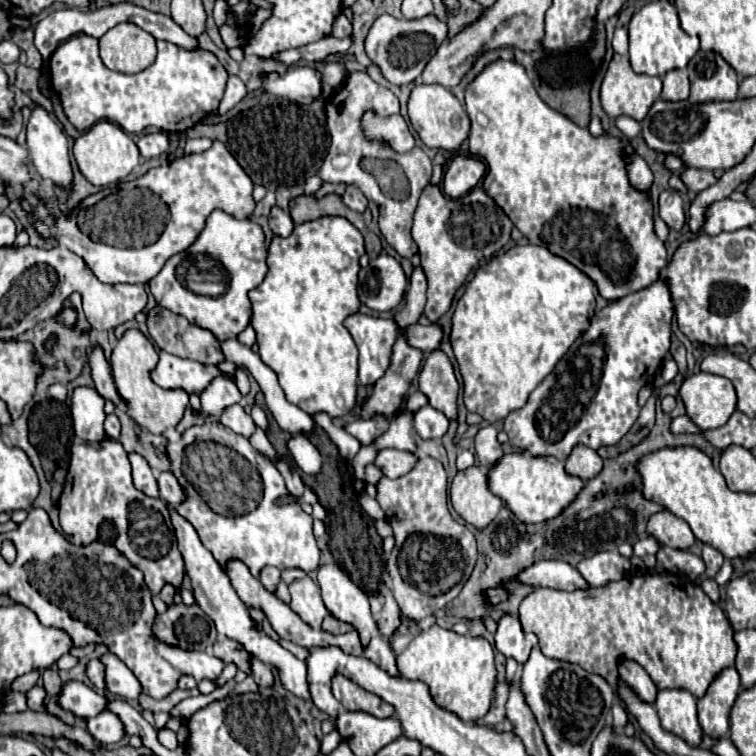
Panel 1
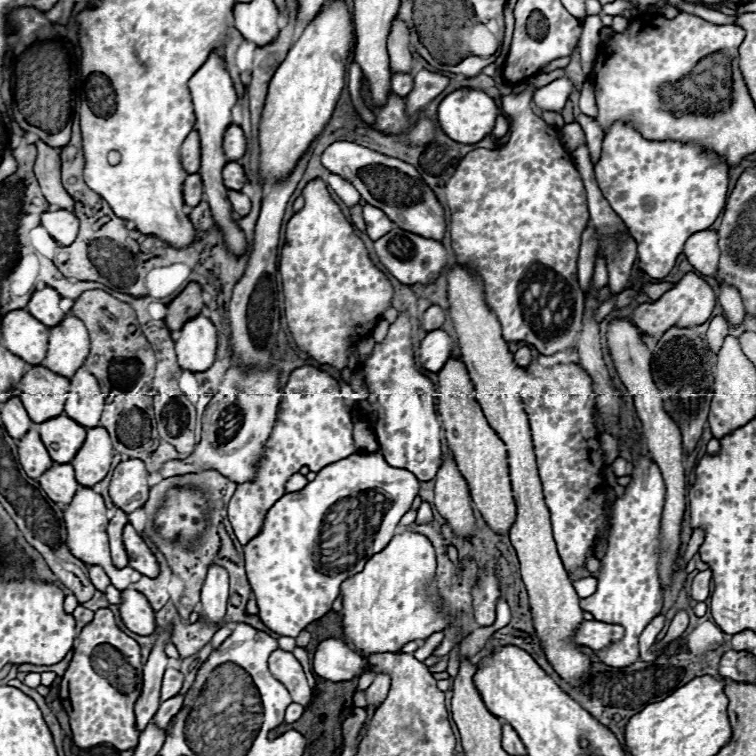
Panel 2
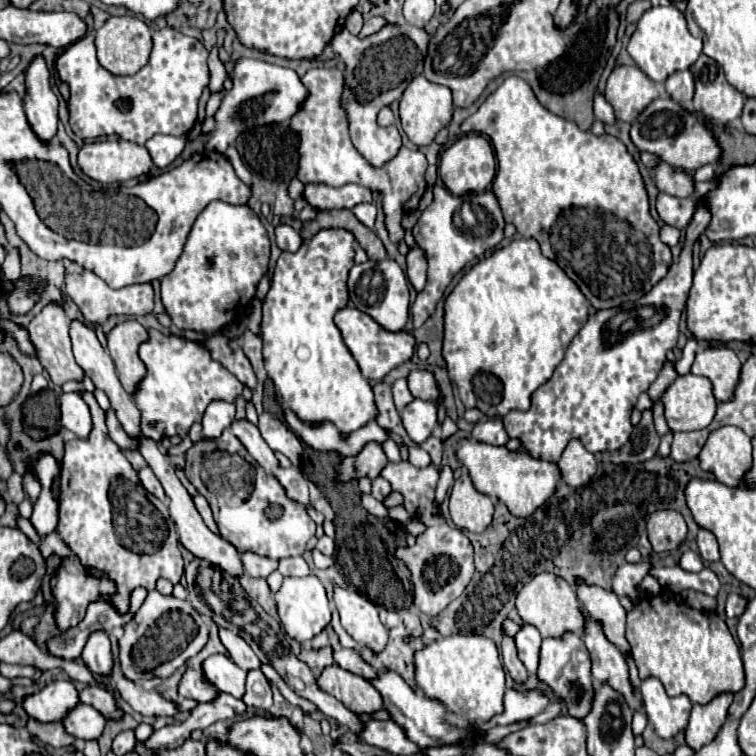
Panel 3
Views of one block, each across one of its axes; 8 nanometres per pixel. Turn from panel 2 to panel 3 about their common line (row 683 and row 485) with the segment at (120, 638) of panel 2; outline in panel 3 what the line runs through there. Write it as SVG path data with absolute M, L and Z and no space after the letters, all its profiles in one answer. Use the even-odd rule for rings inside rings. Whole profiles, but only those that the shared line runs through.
M80 392L80 394L92 414L92 432L88 438L74 438L74 440L66 442L66 454L62 458L62 472L60 472L62 488L60 488L60 498L58 498L58 504L60 504L58 534L70 546L70 550L80 558L80 562L86 566L86 570L90 574L94 574L96 578L108 576L108 580L114 582L116 594L110 596L112 606L120 614L128 614L130 594L134 588L142 586L146 590L154 590L158 578L168 578L172 584L178 584L184 574L184 560L178 550L178 536L176 536L176 528L168 516L168 508L162 502L158 502L154 496L146 498L152 504L150 506L152 510L144 512L144 514L140 514L140 518L136 518L138 530L130 532L132 542L136 542L136 544L130 544L130 546L160 546L160 548L152 554L134 552L134 550L126 548L120 542L120 538L116 536L114 524L112 524L112 502L108 498L108 488L118 476L130 478L130 482L136 482L136 486L140 484L140 480L138 480L138 474L132 468L132 464L126 460L126 456L108 456L108 452L104 454L104 448L94 448L94 446L104 446L104 440L110 440L106 422L104 422L106 412L98 406L92 392Z

